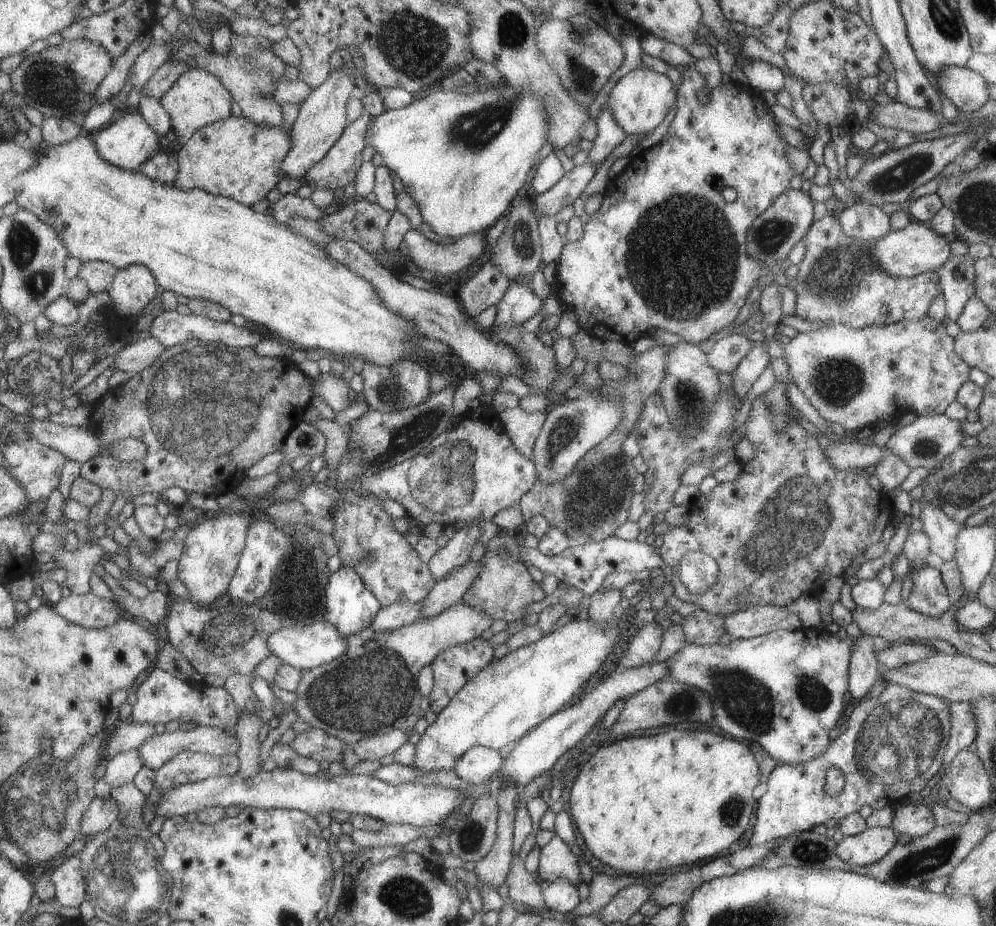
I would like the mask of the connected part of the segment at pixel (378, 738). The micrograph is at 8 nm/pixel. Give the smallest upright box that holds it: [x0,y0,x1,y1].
[350,729,407,761]

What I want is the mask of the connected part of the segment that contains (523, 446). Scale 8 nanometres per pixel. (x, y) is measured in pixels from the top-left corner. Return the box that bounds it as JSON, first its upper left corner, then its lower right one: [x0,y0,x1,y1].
[496,405,545,460]

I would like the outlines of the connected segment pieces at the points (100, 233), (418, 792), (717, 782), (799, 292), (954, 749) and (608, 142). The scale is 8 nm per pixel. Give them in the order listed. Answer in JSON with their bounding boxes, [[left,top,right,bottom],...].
[[14,135,426,366],[156,767,464,827],[569,726,759,876],[789,211,941,329],[941,701,976,770],[587,102,626,165]]

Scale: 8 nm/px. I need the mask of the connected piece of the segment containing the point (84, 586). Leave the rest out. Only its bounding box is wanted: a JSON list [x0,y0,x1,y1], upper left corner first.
[55,543,105,595]

